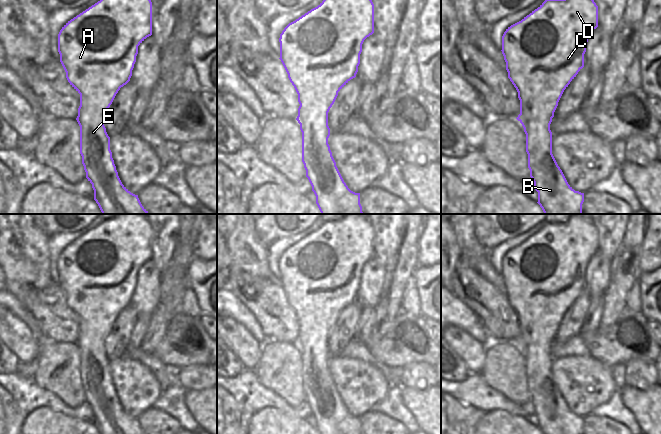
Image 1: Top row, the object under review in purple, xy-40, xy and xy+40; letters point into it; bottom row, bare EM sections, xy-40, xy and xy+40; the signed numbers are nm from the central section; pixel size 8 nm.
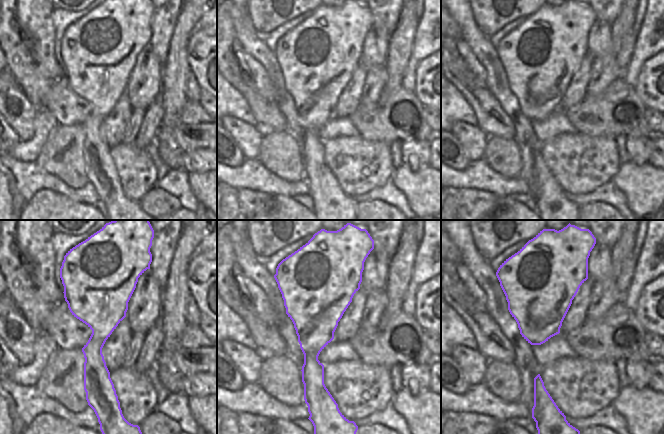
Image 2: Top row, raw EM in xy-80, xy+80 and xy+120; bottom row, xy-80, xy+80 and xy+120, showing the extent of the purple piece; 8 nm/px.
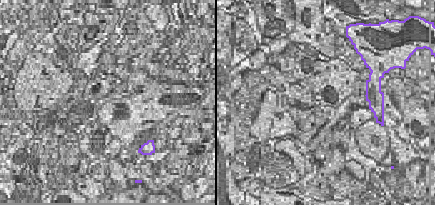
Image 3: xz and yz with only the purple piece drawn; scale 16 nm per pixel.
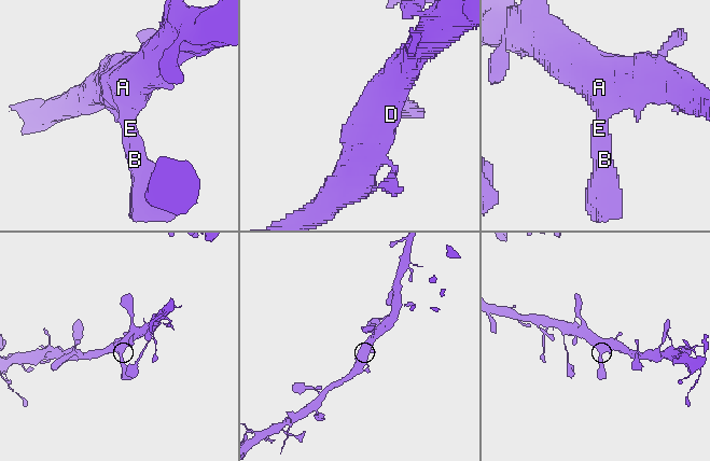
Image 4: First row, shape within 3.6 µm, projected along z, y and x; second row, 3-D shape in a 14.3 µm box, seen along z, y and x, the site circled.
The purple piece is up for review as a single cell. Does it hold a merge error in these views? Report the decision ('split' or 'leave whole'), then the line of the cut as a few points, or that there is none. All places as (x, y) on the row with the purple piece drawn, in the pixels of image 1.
leave whole | no cut

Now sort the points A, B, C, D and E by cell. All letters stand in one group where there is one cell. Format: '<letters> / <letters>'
A B C D E

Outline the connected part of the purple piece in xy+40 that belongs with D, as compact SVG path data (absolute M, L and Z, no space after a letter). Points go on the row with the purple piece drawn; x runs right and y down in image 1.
M545 0L537 9L521 21L511 25L502 36L502 54L506 62L508 78L518 92L520 114L516 118L526 134L528 168L534 188L538 192L538 204L544 214L582 214L584 193L575 191L567 182L552 154L550 124L558 102L570 82L584 67L586 44L598 27L598 6L594 0Z

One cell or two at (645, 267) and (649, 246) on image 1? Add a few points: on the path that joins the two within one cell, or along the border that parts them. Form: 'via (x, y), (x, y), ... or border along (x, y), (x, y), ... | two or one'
via (648, 262), (649, 251) | one

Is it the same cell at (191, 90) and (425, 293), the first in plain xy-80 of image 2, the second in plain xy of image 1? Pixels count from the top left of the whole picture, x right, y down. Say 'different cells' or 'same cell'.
different cells

